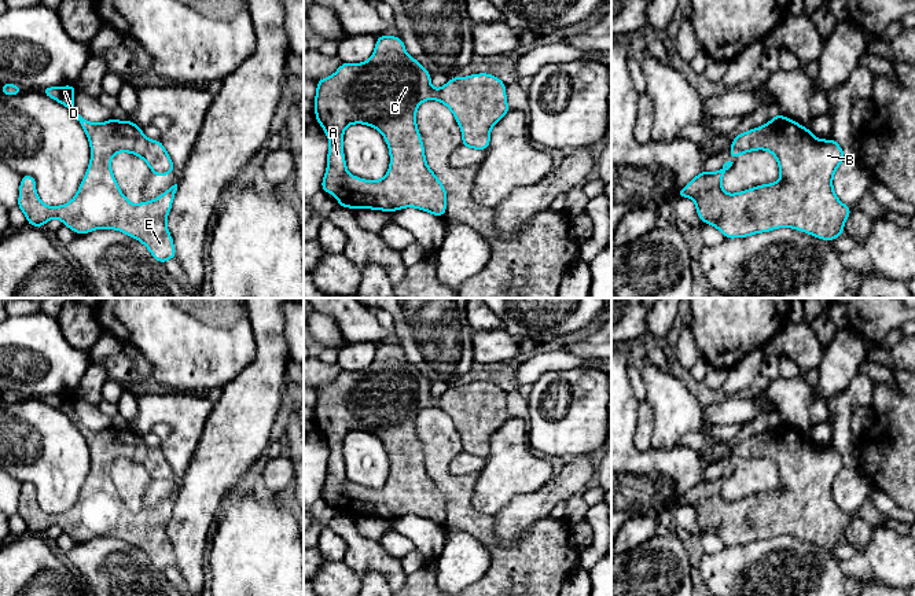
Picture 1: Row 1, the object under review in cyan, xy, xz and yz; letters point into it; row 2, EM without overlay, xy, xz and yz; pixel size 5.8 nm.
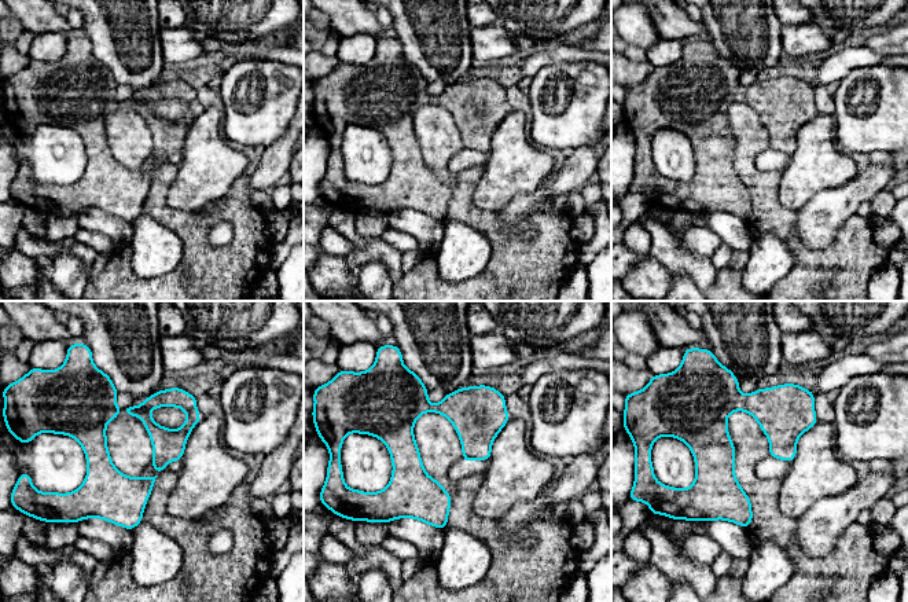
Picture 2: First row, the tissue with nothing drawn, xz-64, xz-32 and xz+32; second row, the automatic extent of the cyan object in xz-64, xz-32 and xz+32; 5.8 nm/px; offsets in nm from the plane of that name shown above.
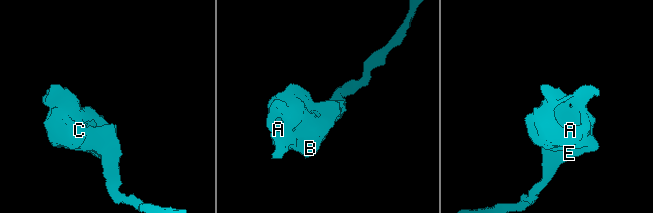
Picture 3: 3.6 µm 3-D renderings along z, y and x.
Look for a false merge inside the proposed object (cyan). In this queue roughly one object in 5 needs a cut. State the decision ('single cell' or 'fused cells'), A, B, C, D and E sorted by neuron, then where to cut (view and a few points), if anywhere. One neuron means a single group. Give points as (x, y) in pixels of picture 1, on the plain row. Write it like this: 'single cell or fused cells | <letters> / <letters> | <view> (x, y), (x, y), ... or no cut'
single cell | A B C D E | no cut

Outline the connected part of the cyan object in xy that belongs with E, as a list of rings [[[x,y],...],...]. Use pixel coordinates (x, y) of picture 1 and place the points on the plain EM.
[[[76,393],[48,394],[41,400],[74,422],[91,452],[91,470],[76,504],[62,514],[45,514],[36,500],[36,486],[23,482],[16,514],[26,523],[27,533],[44,534],[56,525],[77,542],[102,536],[117,537],[142,549],[161,571],[176,566],[166,526],[177,492],[150,509],[133,512],[125,505],[111,479],[111,466],[117,460],[140,464],[155,485],[174,479],[172,466],[161,448],[147,446],[132,427],[122,430],[113,424],[100,431],[84,427],[74,413],[76,396]]]

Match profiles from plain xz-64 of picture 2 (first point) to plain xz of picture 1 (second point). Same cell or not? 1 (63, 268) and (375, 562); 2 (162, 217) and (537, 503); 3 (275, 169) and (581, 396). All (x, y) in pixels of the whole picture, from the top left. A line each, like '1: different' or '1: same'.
1: different
2: different
3: different

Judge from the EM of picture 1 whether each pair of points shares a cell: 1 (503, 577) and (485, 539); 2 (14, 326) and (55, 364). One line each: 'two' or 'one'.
1: one
2: one

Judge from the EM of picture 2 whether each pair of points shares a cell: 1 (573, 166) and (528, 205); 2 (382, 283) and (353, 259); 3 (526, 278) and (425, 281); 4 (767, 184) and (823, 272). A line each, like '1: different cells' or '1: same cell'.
1: same cell
2: different cells
3: same cell
4: same cell

